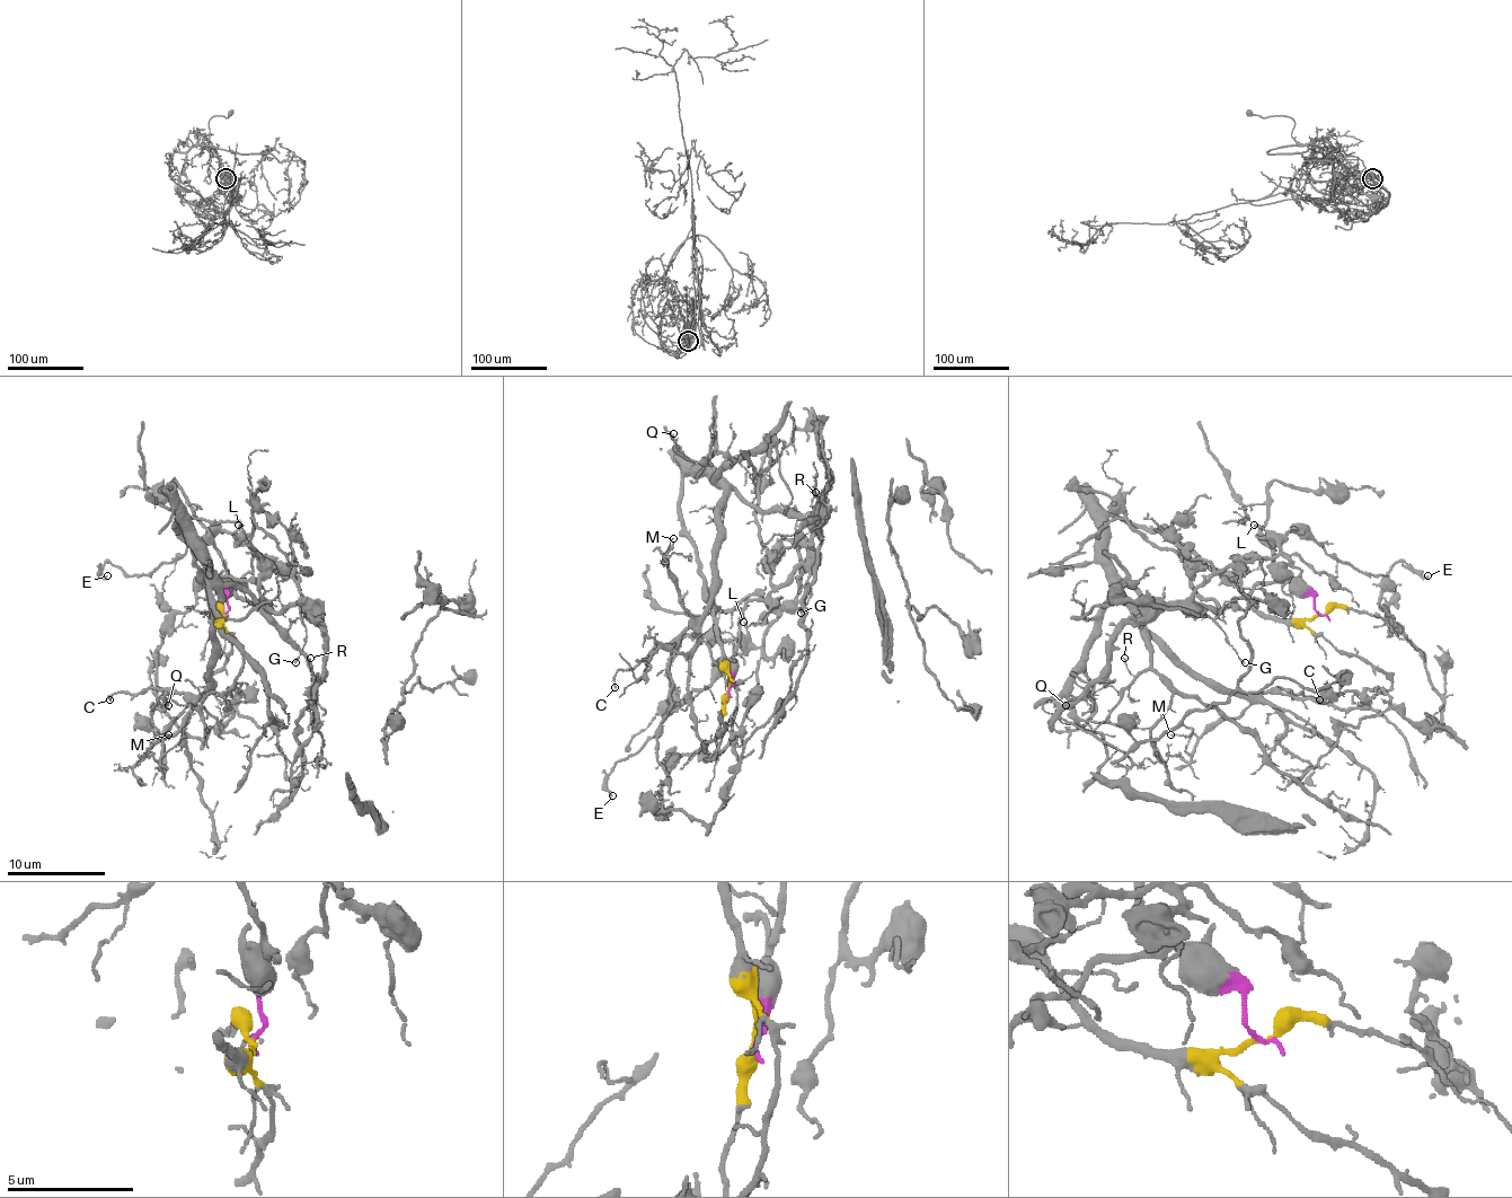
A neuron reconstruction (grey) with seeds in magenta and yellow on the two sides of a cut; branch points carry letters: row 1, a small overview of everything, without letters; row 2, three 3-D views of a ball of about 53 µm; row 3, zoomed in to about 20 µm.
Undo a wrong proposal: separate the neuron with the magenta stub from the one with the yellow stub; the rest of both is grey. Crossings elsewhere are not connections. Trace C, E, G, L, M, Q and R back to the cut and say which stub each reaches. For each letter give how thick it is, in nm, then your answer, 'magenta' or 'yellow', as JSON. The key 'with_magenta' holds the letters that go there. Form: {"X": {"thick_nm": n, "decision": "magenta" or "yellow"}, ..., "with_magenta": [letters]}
{"C": {"thick_nm": 120, "decision": "yellow"}, "E": {"thick_nm": 170, "decision": "magenta"}, "G": {"thick_nm": 130, "decision": "magenta"}, "L": {"thick_nm": 190, "decision": "magenta"}, "M": {"thick_nm": 90, "decision": "yellow"}, "Q": {"thick_nm": 100, "decision": "yellow"}, "R": {"thick_nm": 90, "decision": "yellow"}, "with_magenta": ["E", "G", "L"]}

